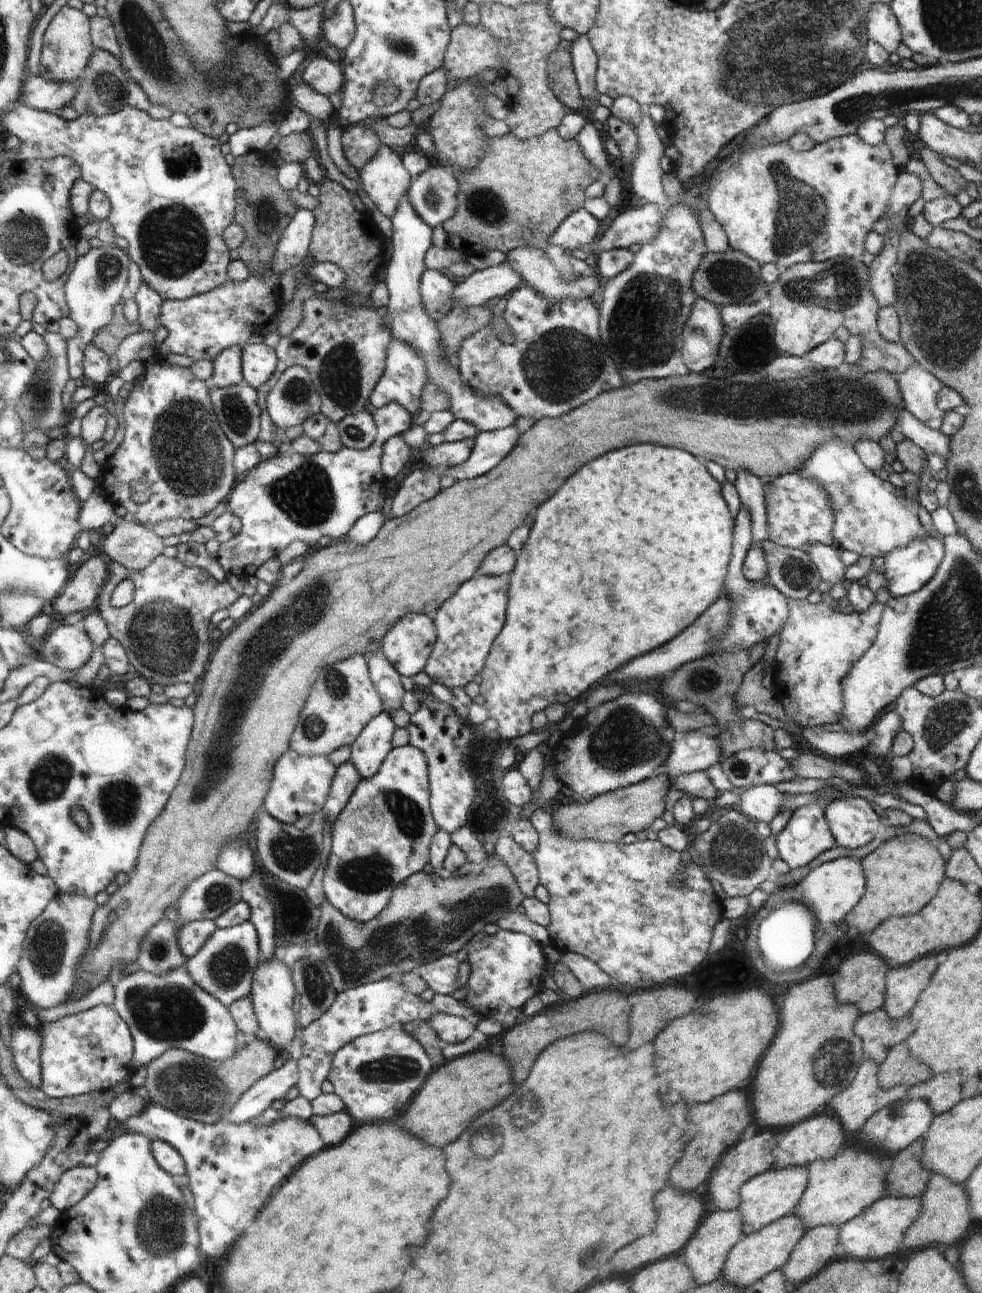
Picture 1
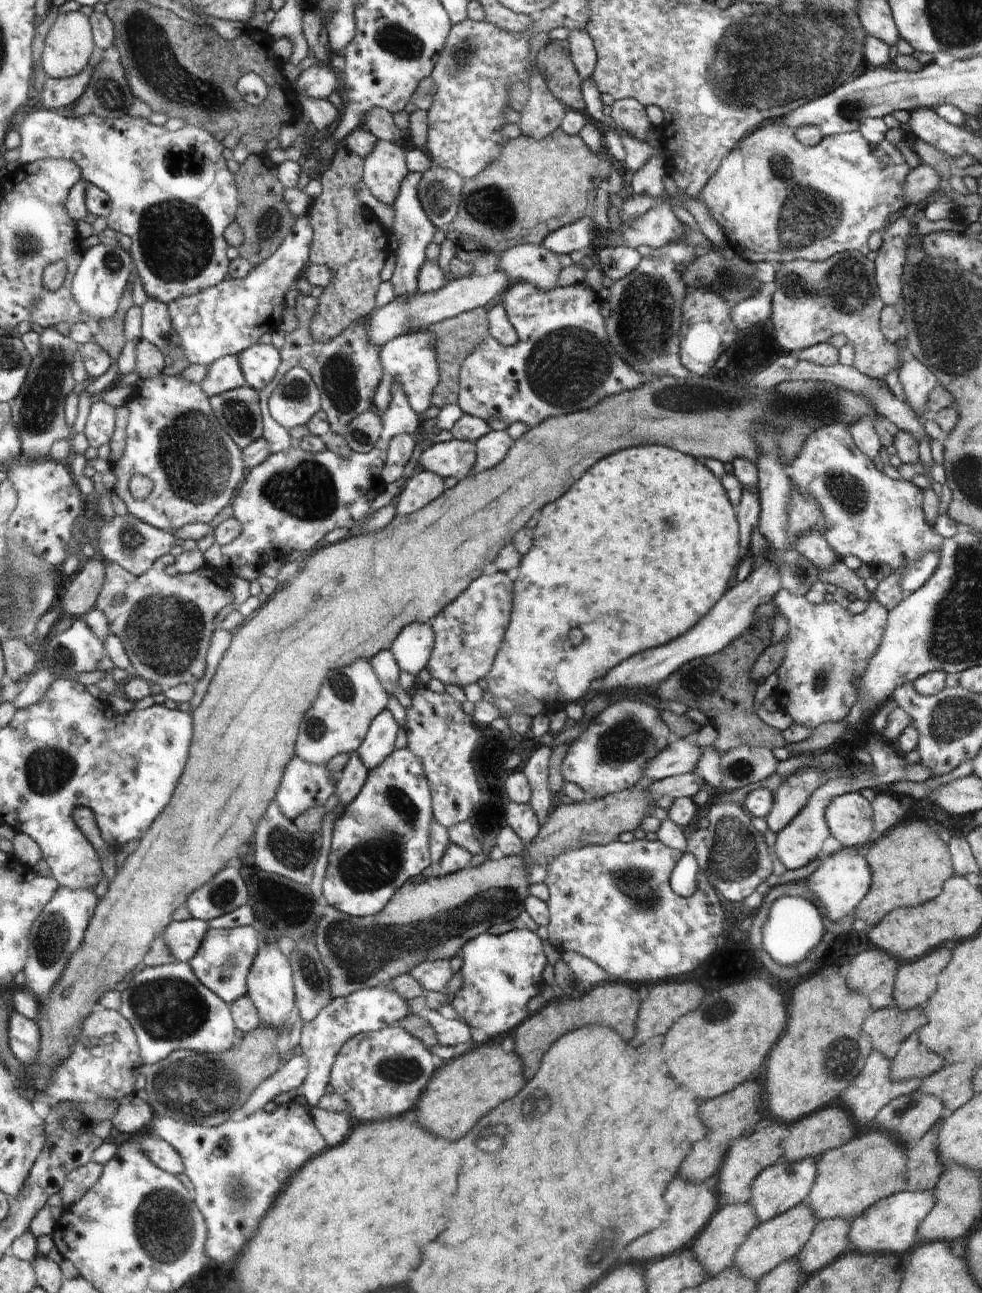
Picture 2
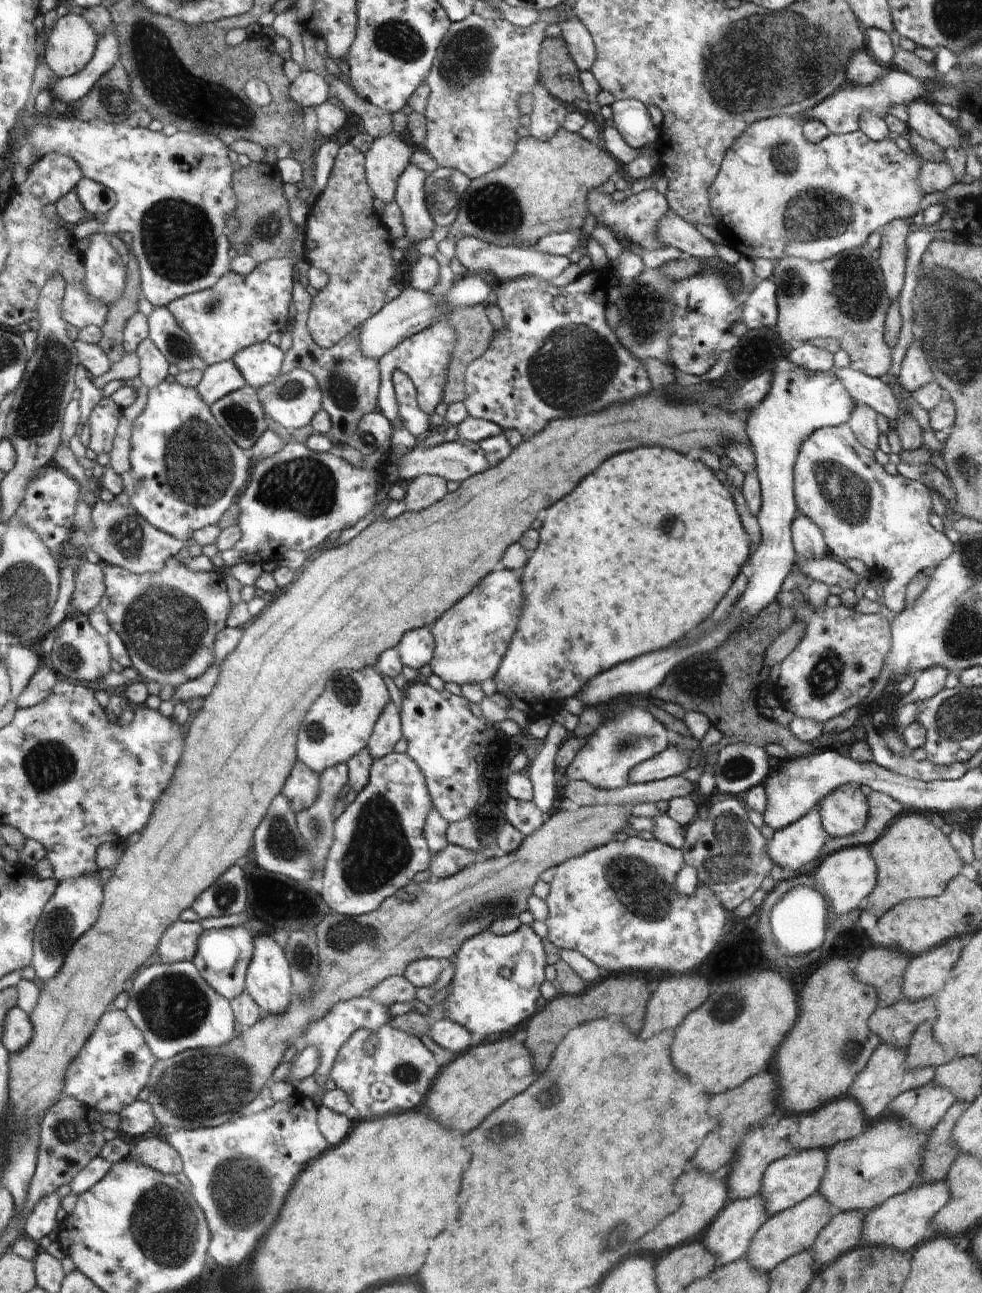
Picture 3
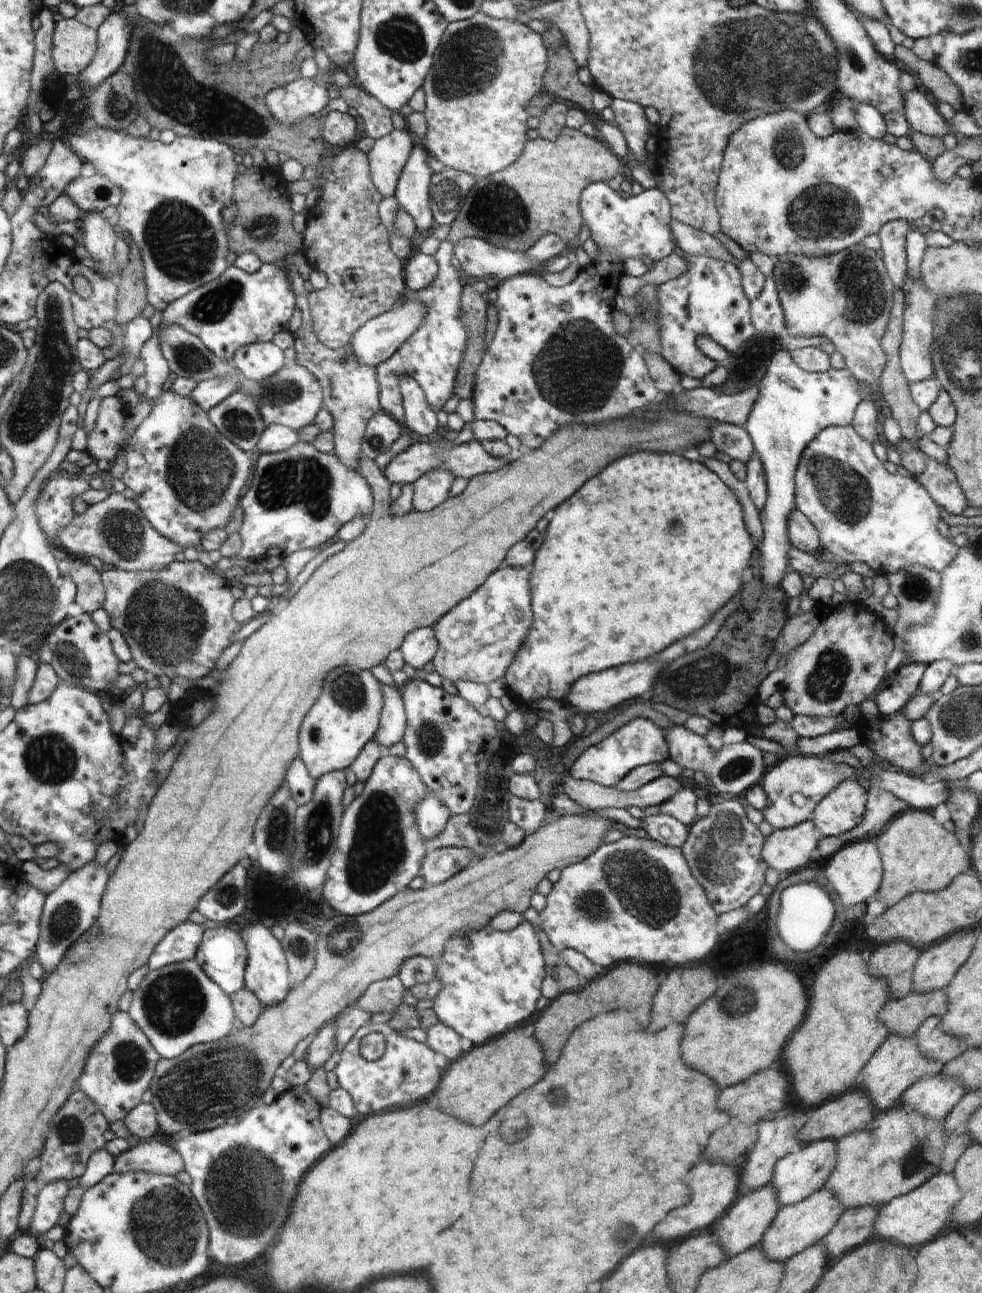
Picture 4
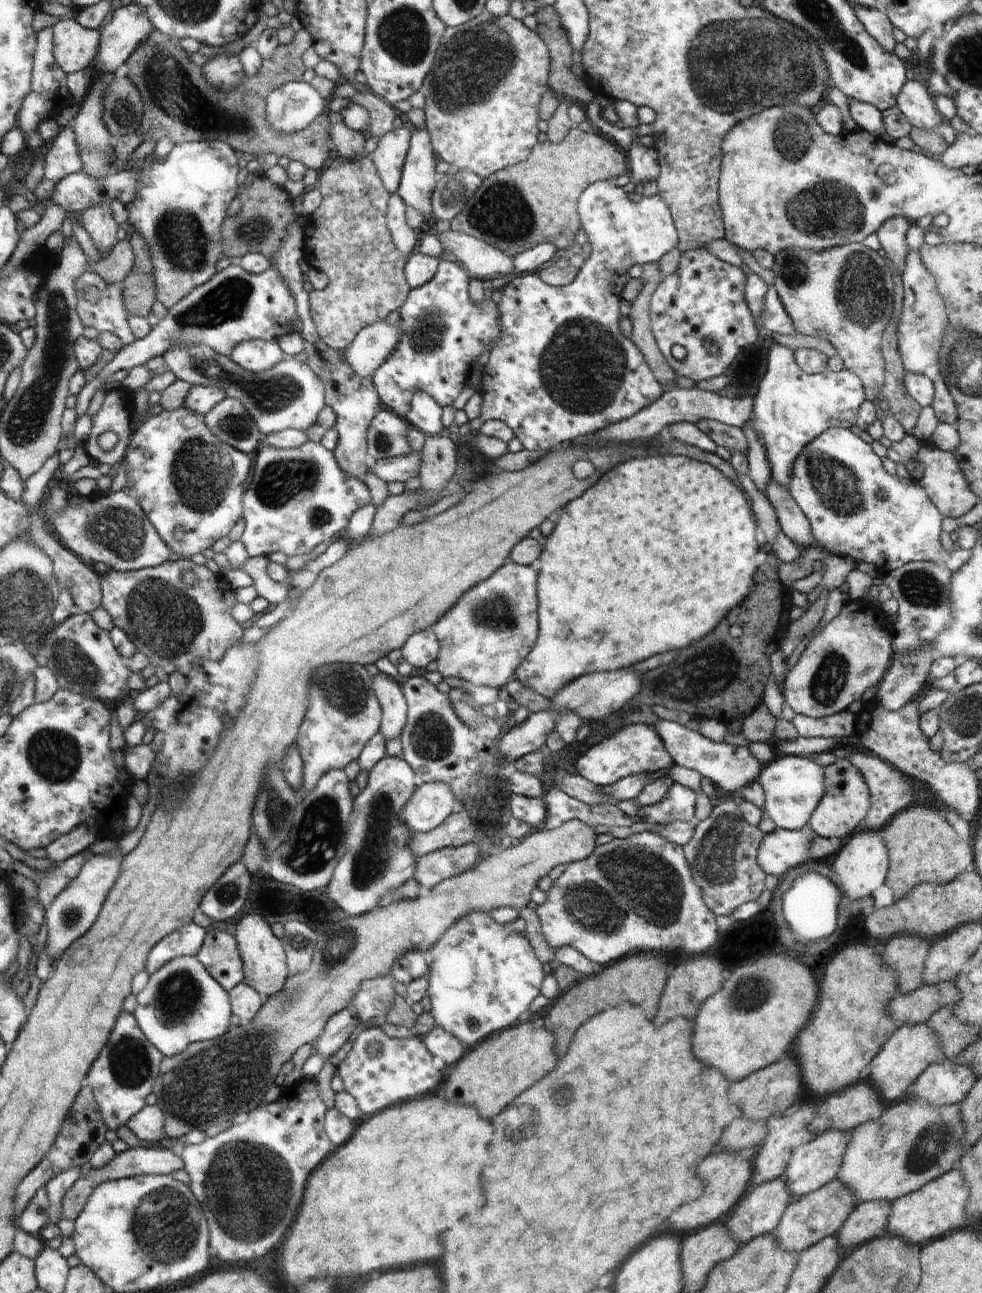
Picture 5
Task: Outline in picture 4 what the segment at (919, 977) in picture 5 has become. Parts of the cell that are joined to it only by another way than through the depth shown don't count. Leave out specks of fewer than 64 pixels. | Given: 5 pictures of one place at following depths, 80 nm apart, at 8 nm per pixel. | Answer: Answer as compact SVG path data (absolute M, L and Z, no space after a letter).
M898 941L880 944L869 958L869 969L887 980L891 998L899 999L913 991L913 970L921 952L908 941Z

